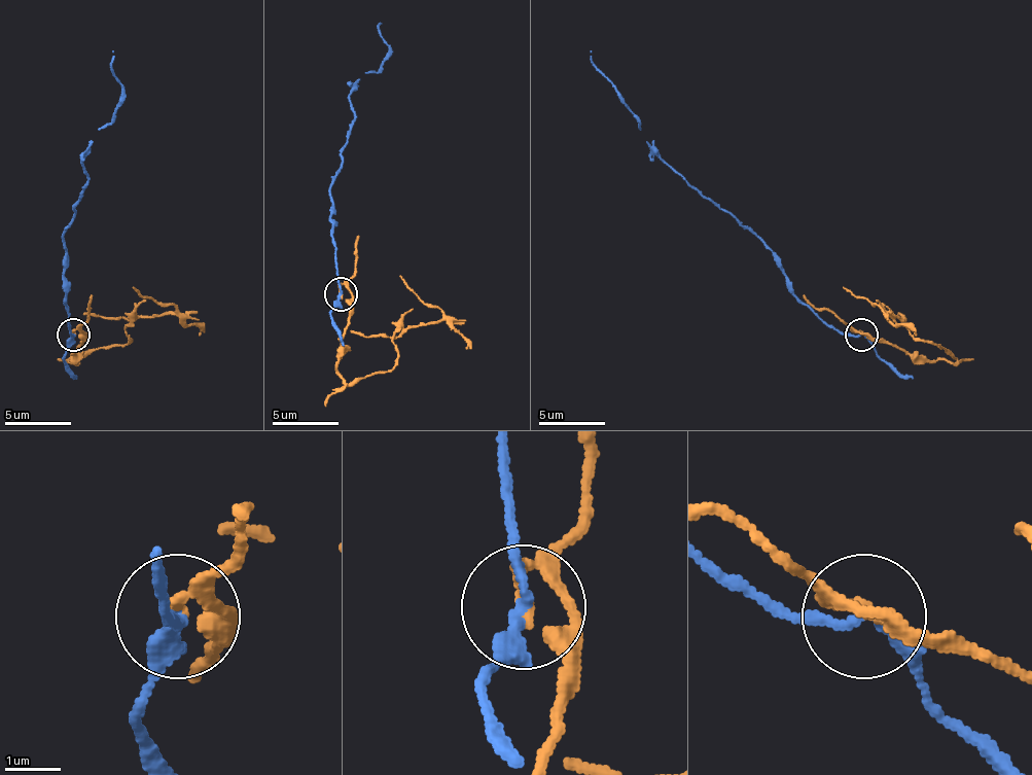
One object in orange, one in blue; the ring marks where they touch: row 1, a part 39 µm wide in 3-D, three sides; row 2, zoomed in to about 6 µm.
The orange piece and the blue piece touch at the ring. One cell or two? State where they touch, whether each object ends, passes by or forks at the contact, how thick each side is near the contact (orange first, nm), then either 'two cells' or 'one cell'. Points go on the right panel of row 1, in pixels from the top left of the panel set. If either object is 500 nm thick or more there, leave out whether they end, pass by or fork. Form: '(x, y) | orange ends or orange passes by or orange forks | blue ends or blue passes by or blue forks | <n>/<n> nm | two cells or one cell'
(861, 335) | orange ends | blue passes by | 220/200 nm | two cells

